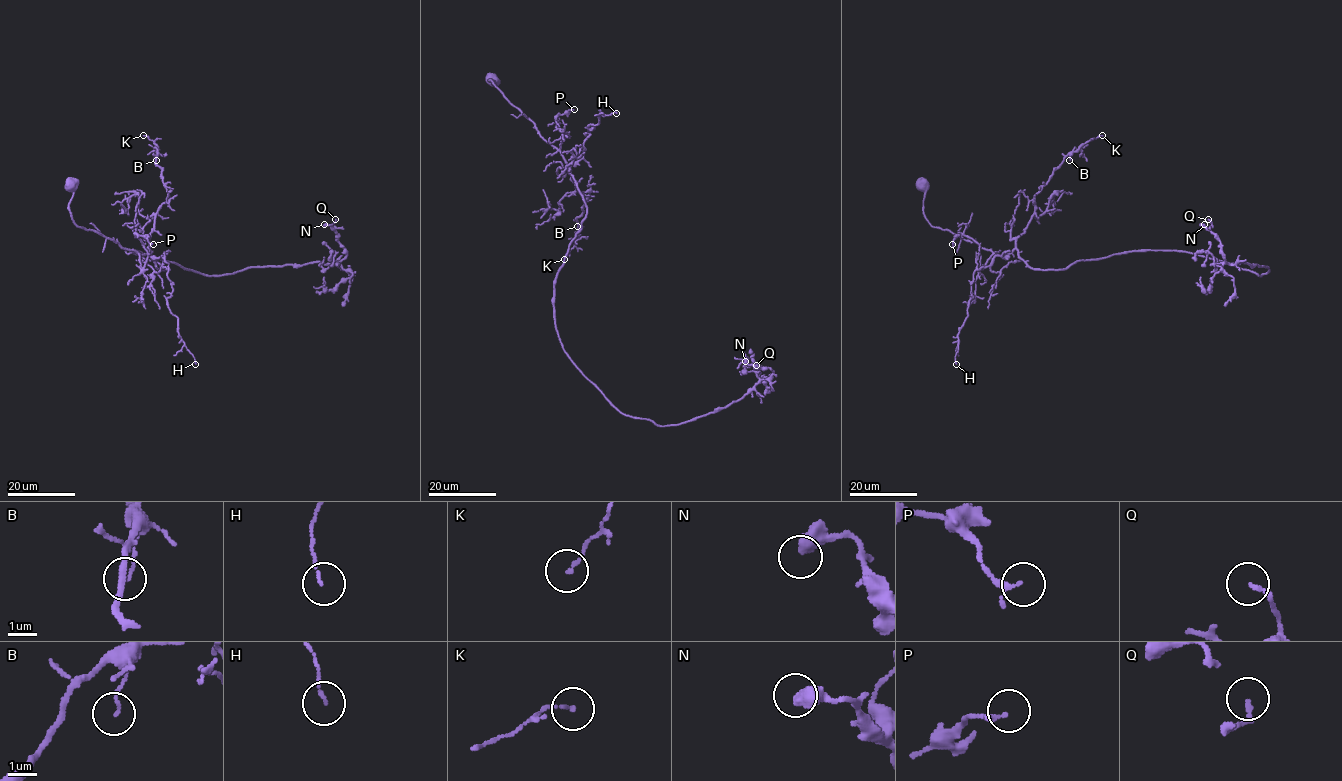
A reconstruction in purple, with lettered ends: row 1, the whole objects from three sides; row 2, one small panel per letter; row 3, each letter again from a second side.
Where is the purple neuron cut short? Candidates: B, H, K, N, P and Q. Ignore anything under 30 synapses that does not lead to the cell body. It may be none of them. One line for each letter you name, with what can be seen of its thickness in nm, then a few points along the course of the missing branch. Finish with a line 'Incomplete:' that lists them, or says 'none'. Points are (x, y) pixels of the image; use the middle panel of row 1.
Incomplete: none

